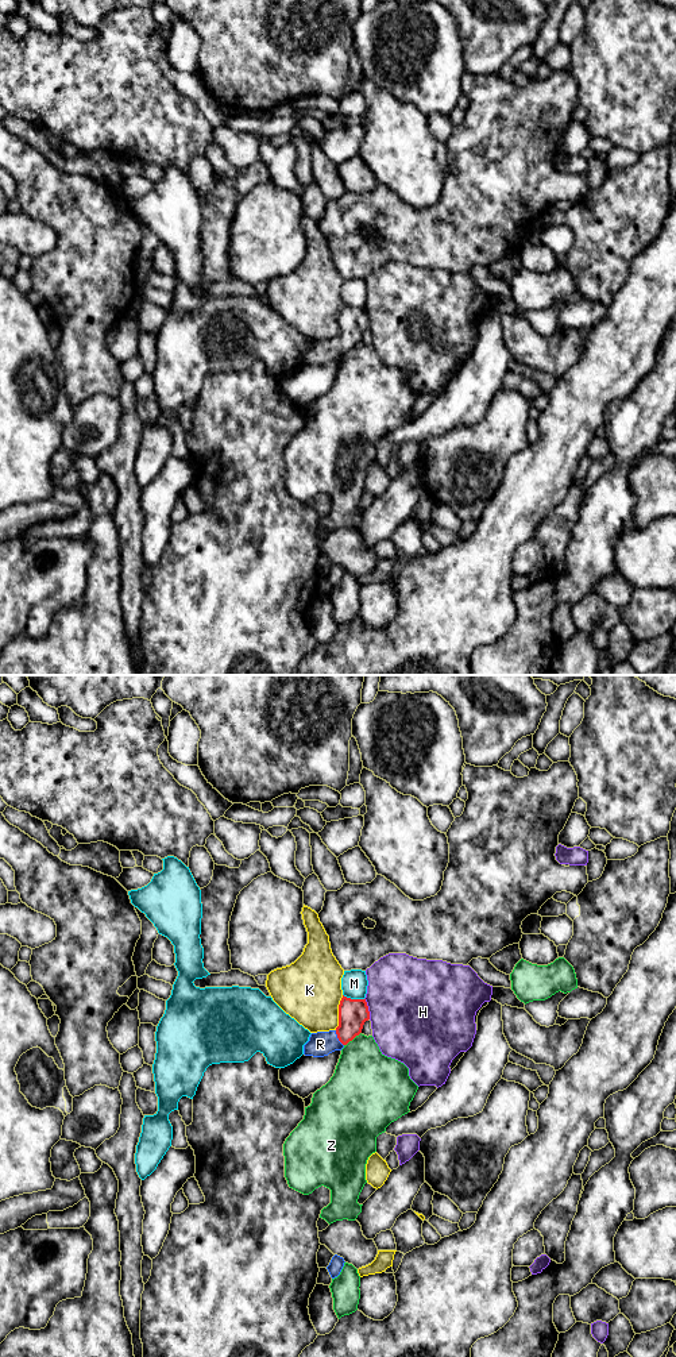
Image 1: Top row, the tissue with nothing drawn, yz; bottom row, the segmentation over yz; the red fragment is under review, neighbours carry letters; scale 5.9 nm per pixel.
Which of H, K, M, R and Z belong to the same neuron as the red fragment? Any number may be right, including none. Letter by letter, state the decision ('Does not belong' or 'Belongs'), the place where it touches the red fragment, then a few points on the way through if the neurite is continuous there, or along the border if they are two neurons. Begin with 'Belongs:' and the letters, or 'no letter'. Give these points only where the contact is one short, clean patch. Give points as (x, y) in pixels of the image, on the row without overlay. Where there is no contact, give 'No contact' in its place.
Belongs: R
H: Does not belong. Touches red at yz (367, 317)
K: Does not belong. Touches red at yz (339, 322). Boundary: yz (343, 304), (339, 312), (339, 334), (335, 338)
M: Does not belong. Touches red at yz (354, 308)
R: Belongs. Touches red at yz (339, 347). Path across: yz (352, 322), (348, 338), (339, 347), (320, 353)
Z: Does not belong. Touches red at yz (352, 347). Boundary: yz (360, 340), (344, 354)

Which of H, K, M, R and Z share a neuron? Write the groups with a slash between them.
H / K / M / R / Z

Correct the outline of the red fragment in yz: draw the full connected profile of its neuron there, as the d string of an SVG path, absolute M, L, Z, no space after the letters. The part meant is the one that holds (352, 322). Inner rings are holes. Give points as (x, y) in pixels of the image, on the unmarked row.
M343 304L339 313L339 335L329 340L312 342L304 354L304 363L324 366L341 359L349 350L362 342L363 334L370 328L366 308L351 308Z

